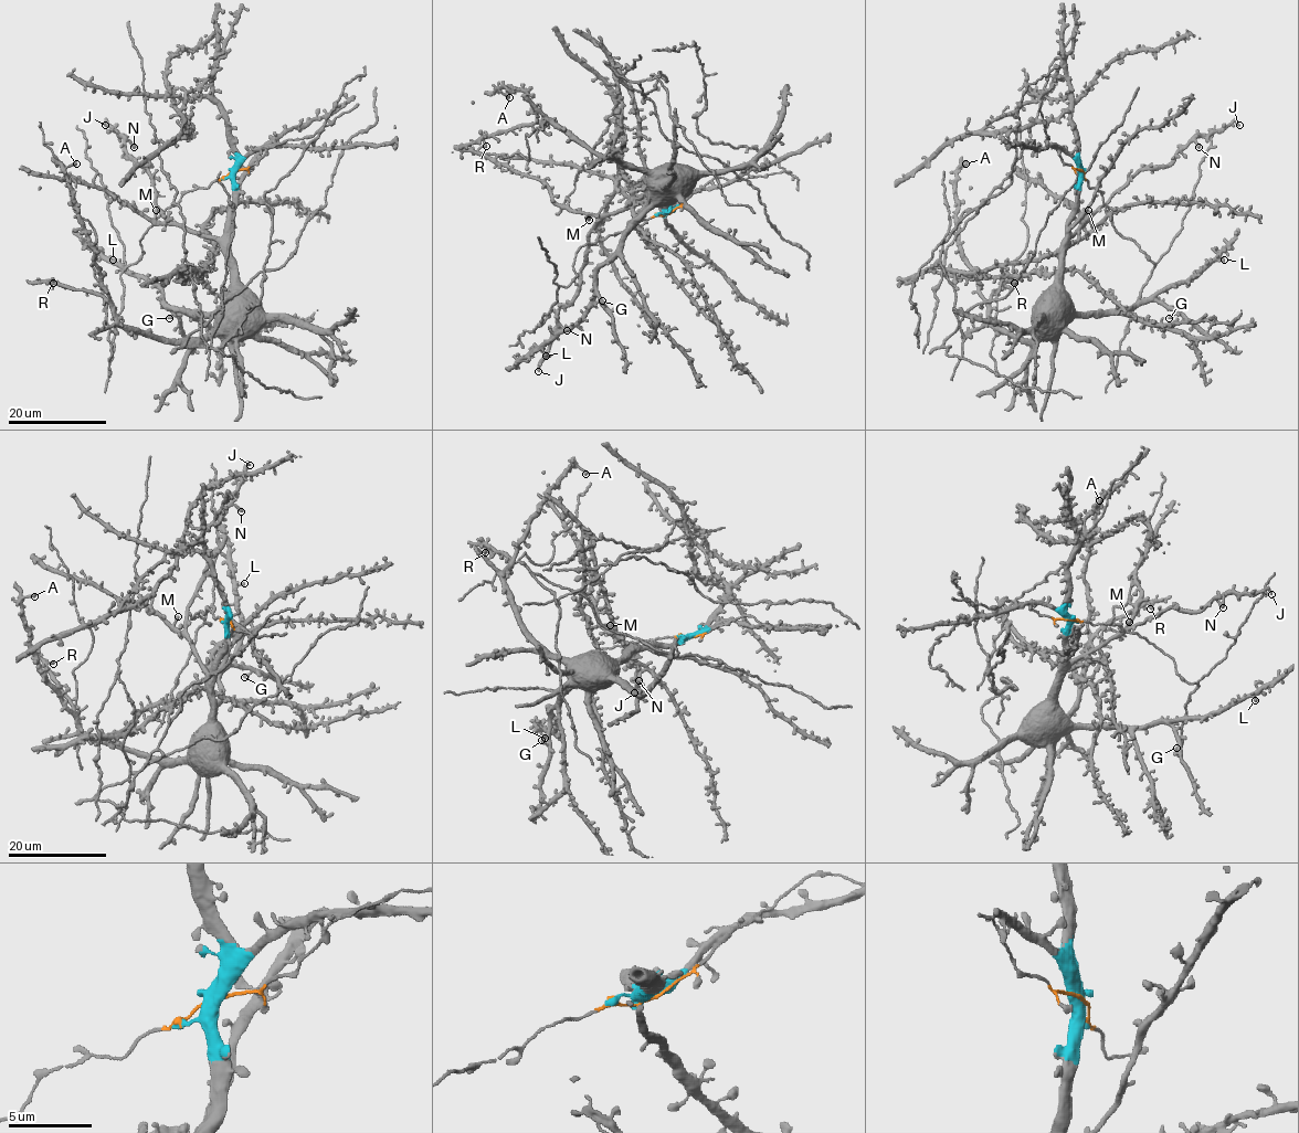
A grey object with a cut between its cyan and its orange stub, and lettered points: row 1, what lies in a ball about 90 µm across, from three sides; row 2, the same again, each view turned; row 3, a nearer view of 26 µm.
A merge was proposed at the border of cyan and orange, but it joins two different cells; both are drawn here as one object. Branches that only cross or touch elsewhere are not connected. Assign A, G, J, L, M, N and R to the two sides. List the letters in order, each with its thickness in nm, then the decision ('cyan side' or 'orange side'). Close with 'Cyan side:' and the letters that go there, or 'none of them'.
A: 360 nm | cyan side
G: 440 nm | cyan side
J: 160 nm | cyan side
L: 280 nm | cyan side
M: 420 nm | cyan side
N: 360 nm | cyan side
R: 340 nm | cyan side
Cyan side: A, G, J, L, M, N, R

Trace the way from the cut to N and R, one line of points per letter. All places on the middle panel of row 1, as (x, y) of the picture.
N: (667, 214), (657, 200), (641, 200), (608, 214), (589, 233), (578, 294), (558, 309), (560, 325), (567, 330)
R: (667, 214), (664, 193), (645, 172), (600, 159), (552, 122), (488, 134), (484, 139), (486, 147)

